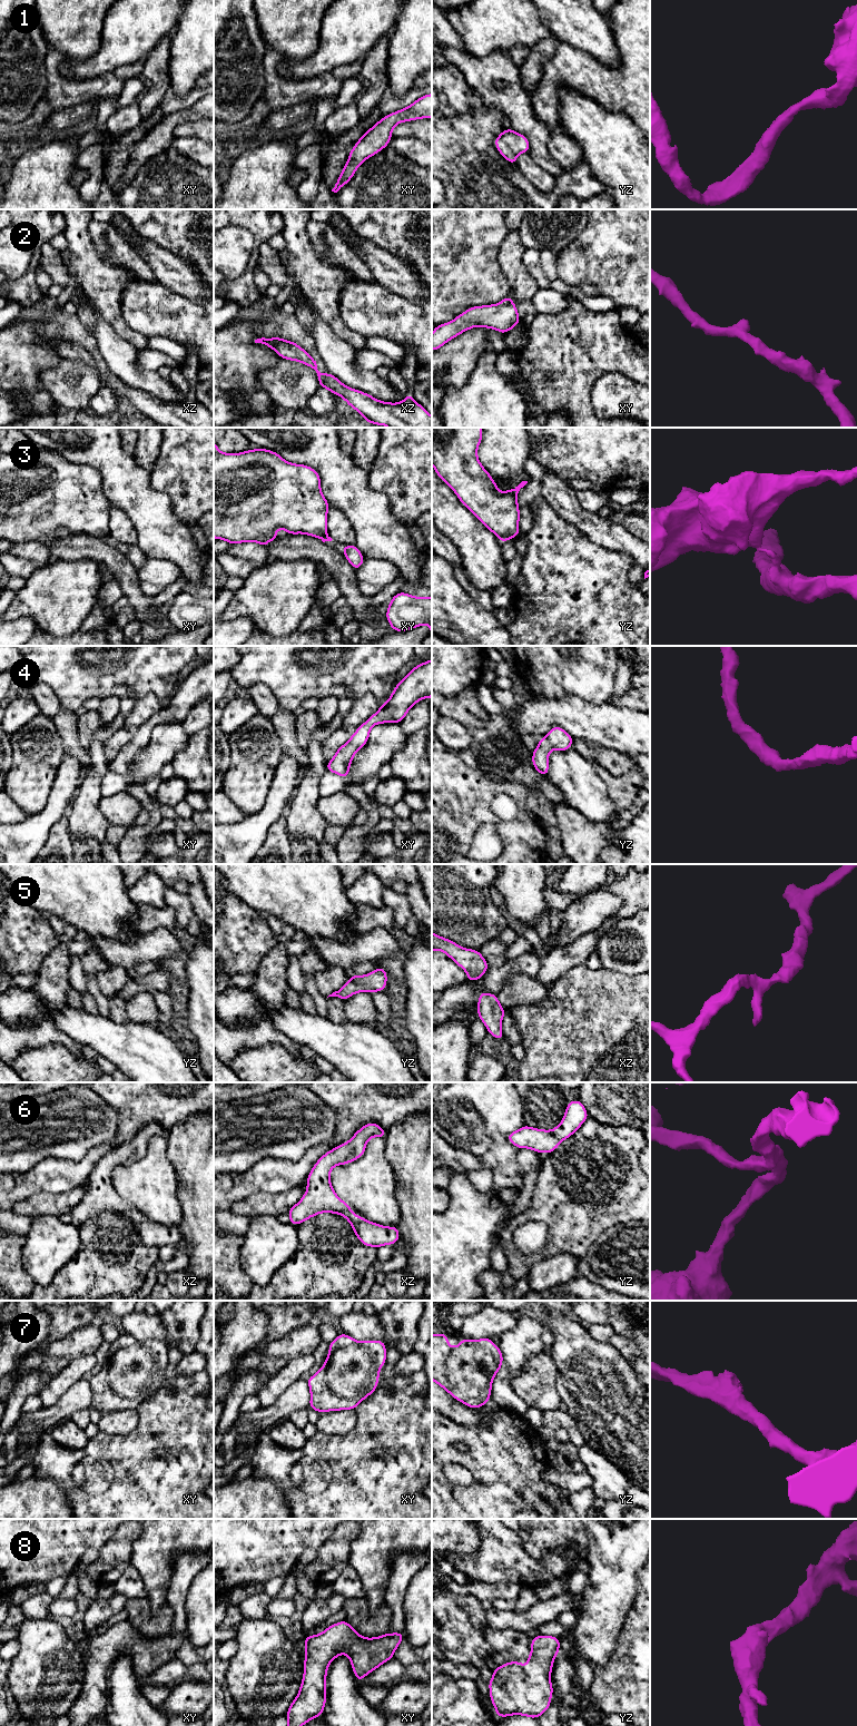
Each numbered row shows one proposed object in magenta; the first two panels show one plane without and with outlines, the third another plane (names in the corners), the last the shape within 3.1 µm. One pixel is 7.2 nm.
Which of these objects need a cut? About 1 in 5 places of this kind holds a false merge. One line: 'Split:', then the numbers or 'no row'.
Split: 3

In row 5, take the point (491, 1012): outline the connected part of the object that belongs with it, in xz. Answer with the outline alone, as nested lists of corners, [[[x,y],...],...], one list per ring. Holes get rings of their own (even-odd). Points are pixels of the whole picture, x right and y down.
[[[479,992],[477,1017],[483,1021],[487,1032],[498,1040],[504,1039],[501,1023],[505,1012],[498,994]]]

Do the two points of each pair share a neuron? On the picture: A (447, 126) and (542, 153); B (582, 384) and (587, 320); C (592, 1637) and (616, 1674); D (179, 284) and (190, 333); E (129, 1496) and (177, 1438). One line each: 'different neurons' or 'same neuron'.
A: different neurons
B: same neuron
C: different neurons
D: different neurons
E: same neuron

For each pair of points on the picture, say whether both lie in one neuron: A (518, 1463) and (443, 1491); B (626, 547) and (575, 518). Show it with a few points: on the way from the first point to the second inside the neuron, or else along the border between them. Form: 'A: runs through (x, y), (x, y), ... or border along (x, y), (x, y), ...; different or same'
A: runs through (499, 1482), (484, 1497), (462, 1497); same
B: runs through (613, 537), (588, 522); same

